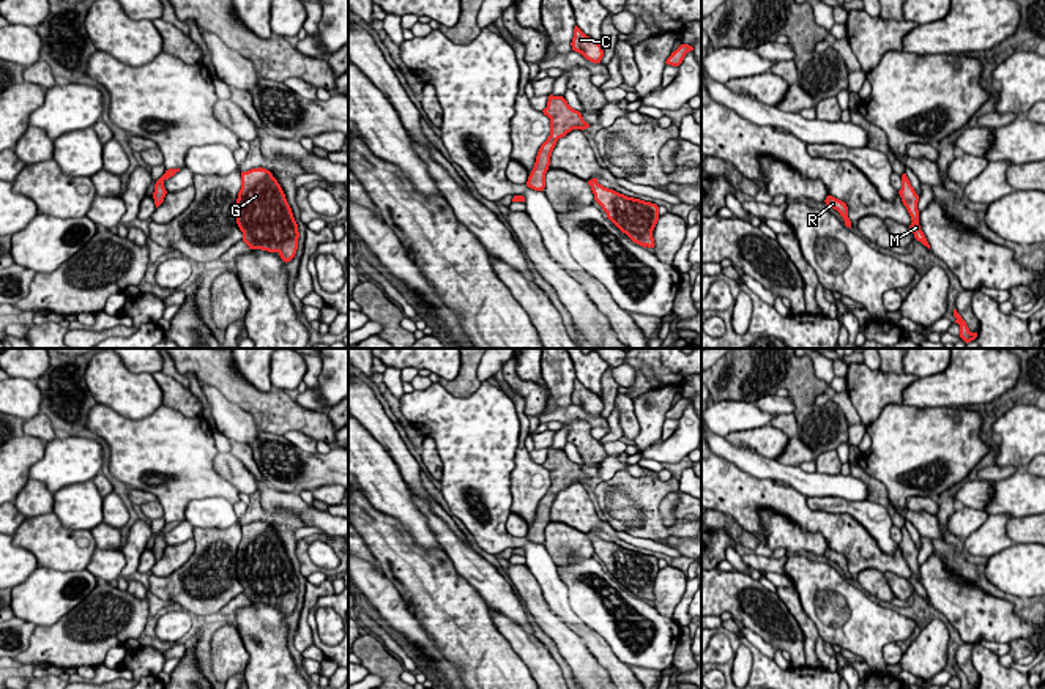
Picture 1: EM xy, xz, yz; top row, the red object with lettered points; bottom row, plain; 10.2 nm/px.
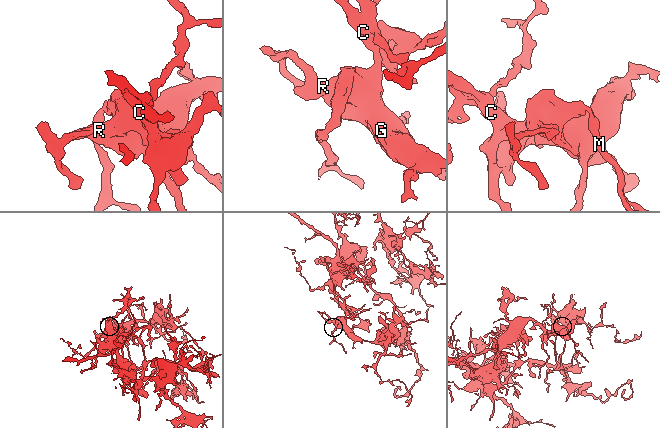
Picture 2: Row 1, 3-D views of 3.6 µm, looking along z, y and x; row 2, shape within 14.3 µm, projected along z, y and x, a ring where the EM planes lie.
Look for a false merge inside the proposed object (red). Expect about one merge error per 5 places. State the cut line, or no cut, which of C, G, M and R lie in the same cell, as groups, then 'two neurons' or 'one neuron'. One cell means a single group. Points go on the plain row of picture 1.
no cut | C G M R | one neuron

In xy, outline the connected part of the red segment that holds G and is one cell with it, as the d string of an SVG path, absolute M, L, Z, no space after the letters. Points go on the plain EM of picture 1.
M266 522L241 525L236 577L249 602L277 605L287 616L298 602L298 577L285 547Z

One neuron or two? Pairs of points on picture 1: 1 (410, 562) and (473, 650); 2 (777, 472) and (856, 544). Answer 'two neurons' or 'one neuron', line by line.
1: one neuron
2: two neurons

